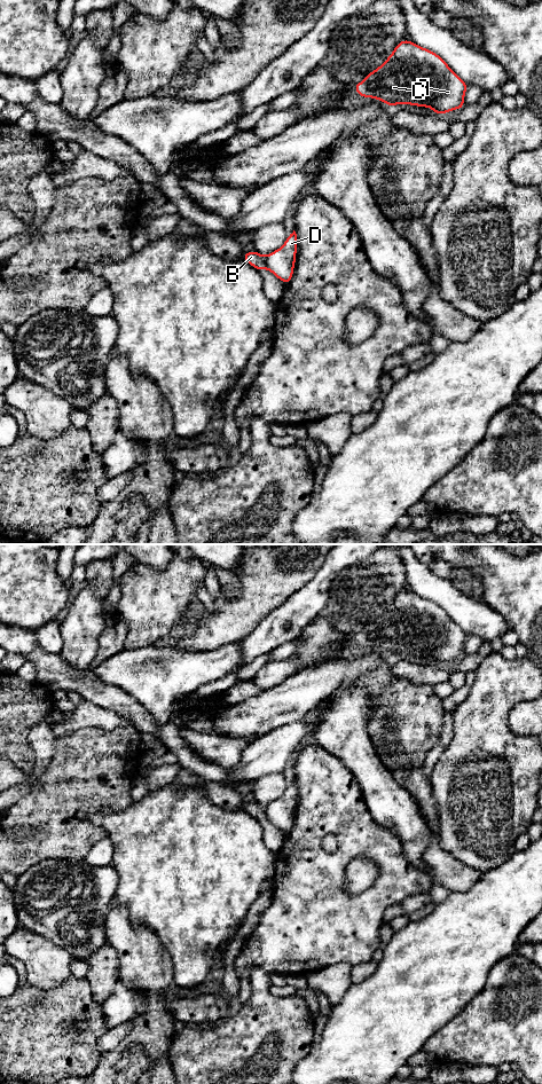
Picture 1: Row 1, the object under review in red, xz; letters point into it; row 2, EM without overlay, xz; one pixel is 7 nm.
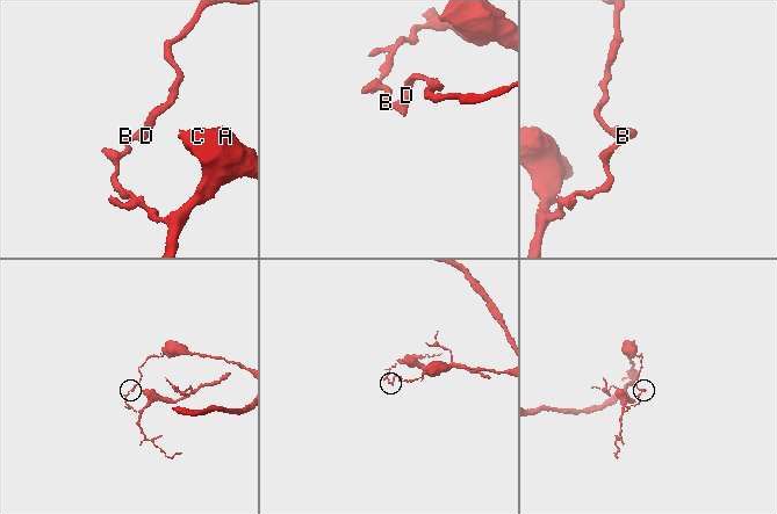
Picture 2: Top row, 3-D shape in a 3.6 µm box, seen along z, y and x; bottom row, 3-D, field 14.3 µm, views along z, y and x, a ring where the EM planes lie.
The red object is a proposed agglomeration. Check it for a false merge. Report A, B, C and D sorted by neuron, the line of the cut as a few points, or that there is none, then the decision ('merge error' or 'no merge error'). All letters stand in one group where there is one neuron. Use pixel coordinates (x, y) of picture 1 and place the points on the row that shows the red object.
groups A B C / D; cut xz (265, 257), (266, 267); merge error

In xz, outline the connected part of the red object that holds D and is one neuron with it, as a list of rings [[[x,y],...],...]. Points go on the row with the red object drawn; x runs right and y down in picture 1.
[[[297,234],[288,235],[284,244],[266,256],[266,268],[284,284],[290,283],[297,256]]]

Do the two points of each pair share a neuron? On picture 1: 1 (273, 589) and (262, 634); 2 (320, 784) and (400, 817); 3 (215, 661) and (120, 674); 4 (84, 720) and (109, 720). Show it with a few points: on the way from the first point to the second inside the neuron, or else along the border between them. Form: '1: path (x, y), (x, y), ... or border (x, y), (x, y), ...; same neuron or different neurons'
1: border (289, 598), (276, 606), (249, 634); different neurons
2: border (355, 777), (370, 816), (381, 825); different neurons
3: path (191, 669), (180, 673), (144, 673); same neuron
4: path (89, 720), (103, 720); same neuron

